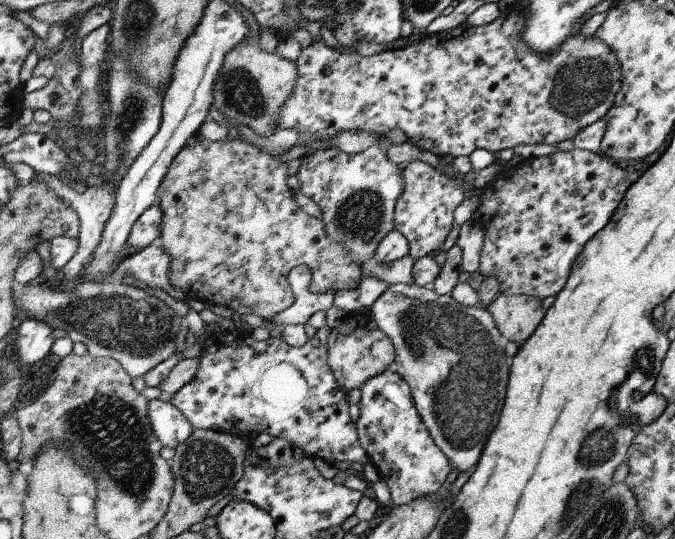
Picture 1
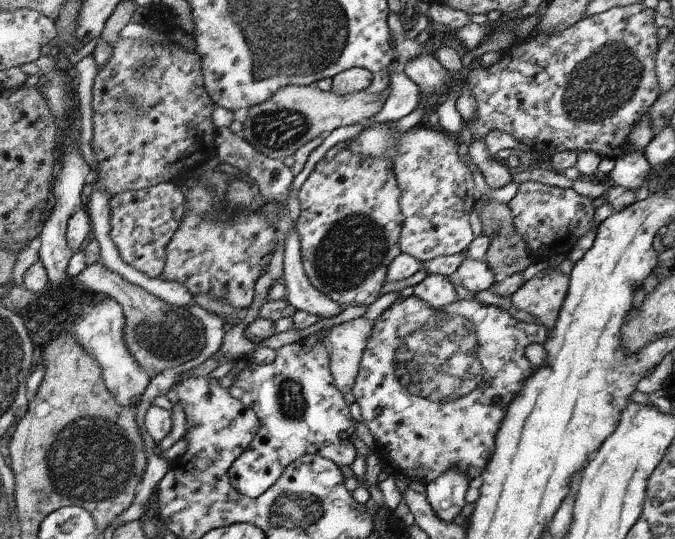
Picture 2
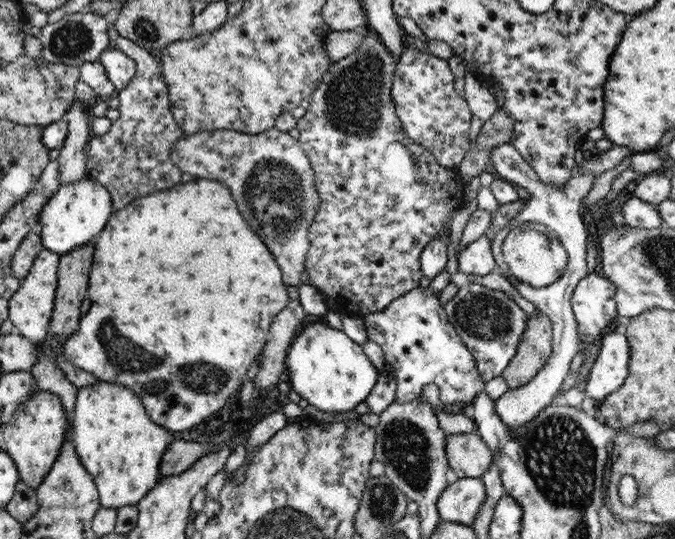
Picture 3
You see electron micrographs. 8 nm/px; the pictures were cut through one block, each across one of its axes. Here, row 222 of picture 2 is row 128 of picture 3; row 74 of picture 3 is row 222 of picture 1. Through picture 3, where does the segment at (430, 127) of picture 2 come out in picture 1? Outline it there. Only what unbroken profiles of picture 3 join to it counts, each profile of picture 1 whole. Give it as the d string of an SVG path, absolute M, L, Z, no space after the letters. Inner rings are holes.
M421 161L409 163L403 166L404 189L394 211L394 229L401 232L409 242L409 255L415 262L423 256L436 254L444 244L448 234L453 229L454 210L465 200L466 188L464 188L464 175L455 168L455 176L447 176L443 170L429 166Z

